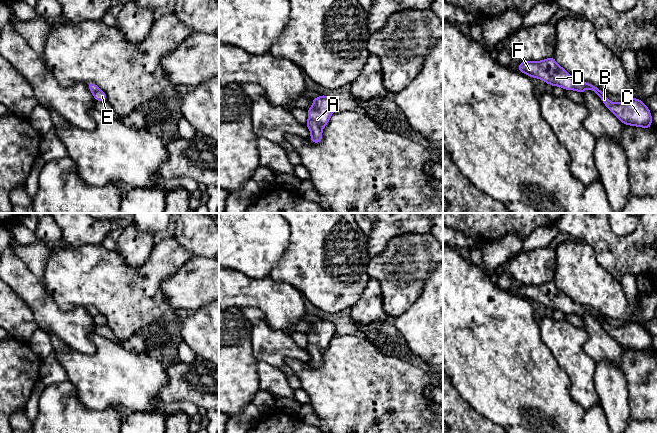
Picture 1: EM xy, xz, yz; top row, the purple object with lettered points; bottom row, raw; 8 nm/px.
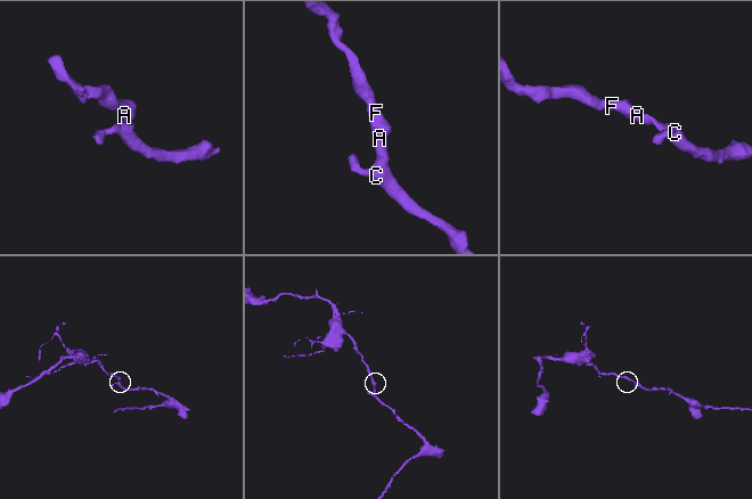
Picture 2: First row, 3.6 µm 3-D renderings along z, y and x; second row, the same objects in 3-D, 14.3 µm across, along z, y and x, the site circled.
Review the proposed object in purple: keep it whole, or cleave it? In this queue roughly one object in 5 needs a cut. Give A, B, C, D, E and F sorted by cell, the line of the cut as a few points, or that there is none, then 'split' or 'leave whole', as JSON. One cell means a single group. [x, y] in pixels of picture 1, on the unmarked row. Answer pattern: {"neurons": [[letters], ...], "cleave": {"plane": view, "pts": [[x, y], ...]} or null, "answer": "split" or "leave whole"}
{"neurons": [["A", "B", "C", "D", "E", "F"]], "cleave": null, "answer": "leave whole"}

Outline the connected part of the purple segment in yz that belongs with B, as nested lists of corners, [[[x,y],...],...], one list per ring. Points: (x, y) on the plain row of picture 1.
[[[554,281],[542,285],[521,285],[518,295],[531,302],[539,302],[553,311],[575,314],[581,318],[588,312],[594,315],[605,330],[624,348],[651,353],[653,347],[649,332],[638,322],[631,322],[619,327],[611,326],[606,319],[593,308],[582,306],[572,301],[563,291],[556,287]]]

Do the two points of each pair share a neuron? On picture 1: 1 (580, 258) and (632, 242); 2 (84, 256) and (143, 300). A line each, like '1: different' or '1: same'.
1: different
2: same

